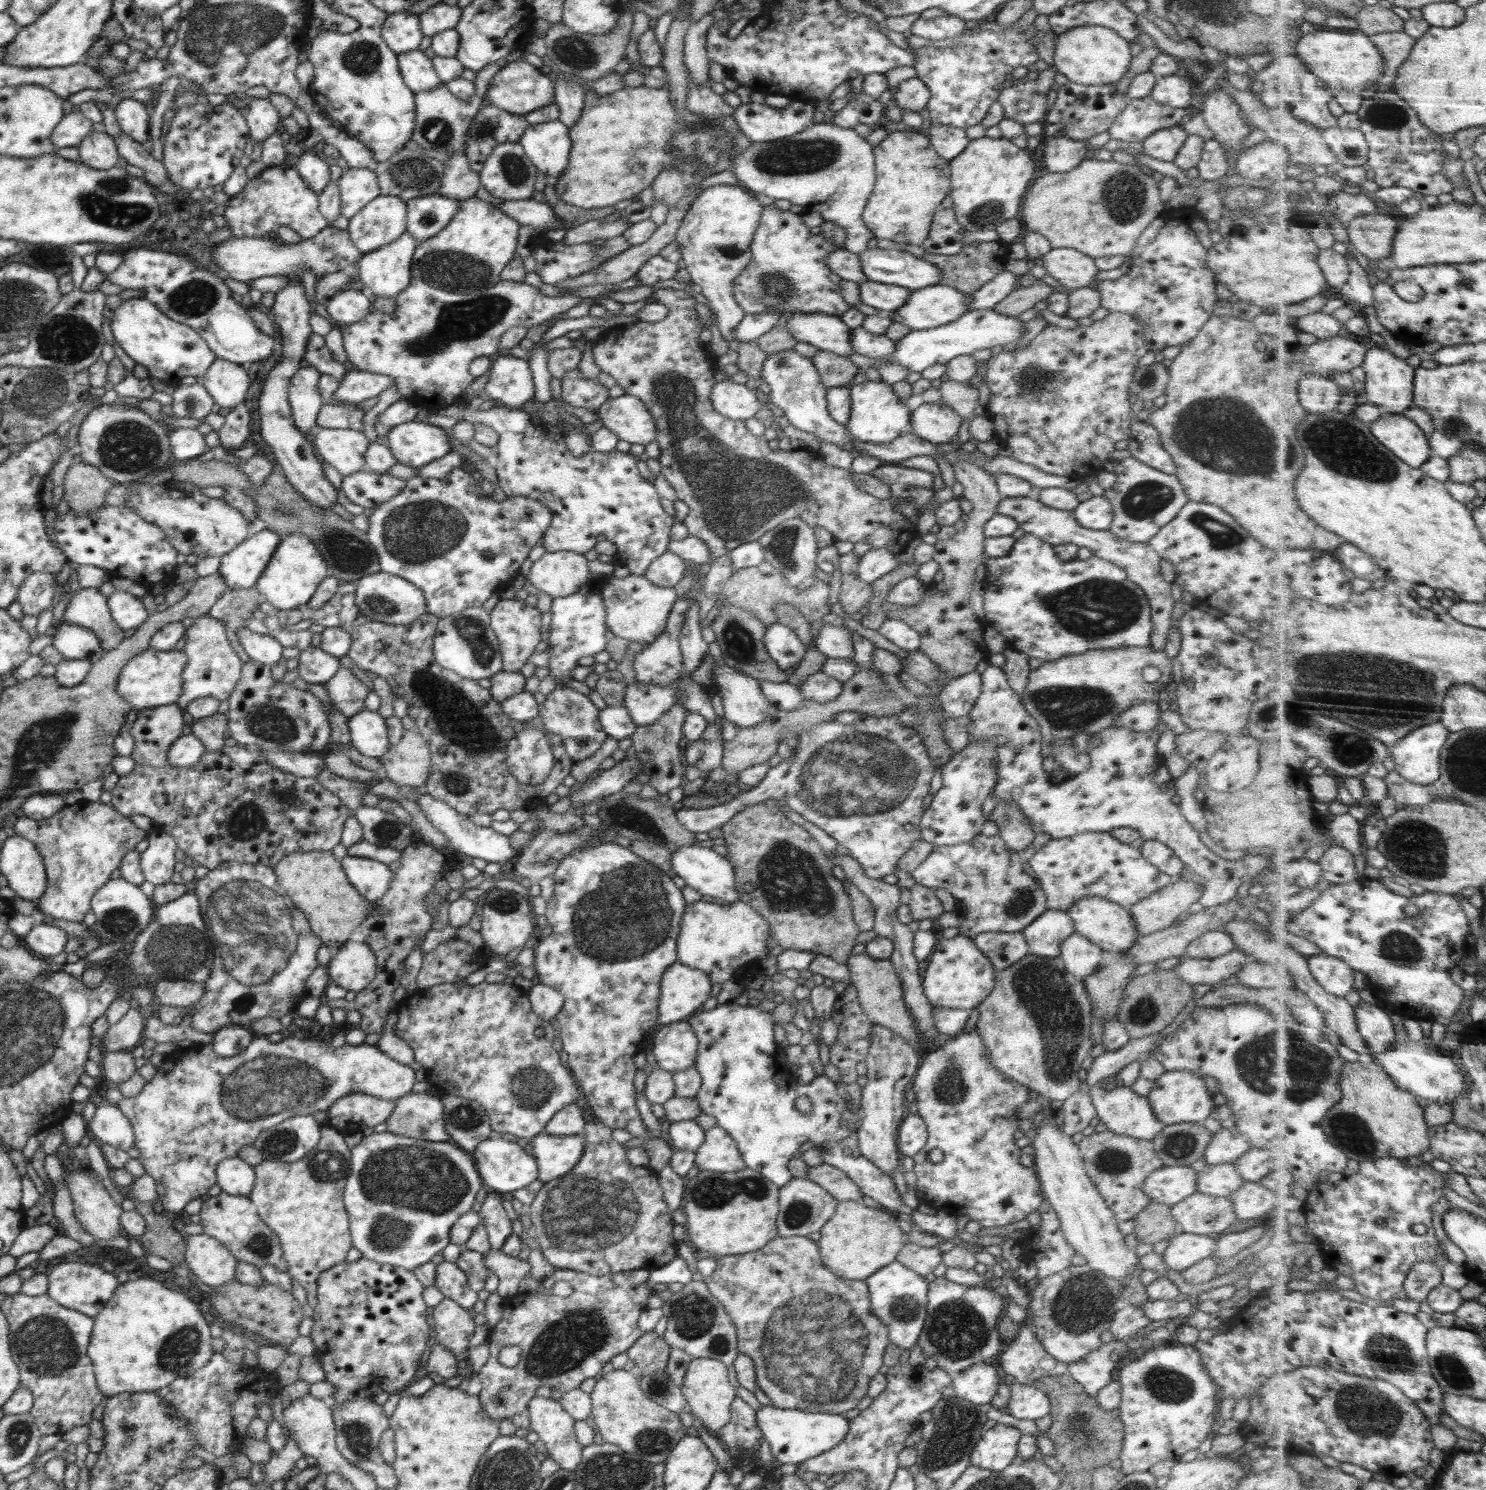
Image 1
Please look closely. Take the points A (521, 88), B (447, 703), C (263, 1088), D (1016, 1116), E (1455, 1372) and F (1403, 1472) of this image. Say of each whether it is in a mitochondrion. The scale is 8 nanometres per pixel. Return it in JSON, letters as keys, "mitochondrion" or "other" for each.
{"A":"other","B":"mitochondrion","C":"mitochondrion","D":"other","E":"mitochondrion","F":"other"}

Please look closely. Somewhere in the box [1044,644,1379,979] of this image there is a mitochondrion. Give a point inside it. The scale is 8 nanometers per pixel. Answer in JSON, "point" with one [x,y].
{"point":[1308,674]}

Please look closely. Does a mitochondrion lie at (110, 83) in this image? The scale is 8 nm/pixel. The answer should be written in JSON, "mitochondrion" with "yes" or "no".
{"mitochondrion":"no"}

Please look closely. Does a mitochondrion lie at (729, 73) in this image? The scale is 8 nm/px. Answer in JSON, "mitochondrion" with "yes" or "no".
{"mitochondrion":"no"}

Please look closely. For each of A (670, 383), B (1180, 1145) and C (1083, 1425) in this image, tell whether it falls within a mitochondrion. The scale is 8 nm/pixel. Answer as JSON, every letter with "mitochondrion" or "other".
{"A":"mitochondrion","B":"mitochondrion","C":"mitochondrion"}

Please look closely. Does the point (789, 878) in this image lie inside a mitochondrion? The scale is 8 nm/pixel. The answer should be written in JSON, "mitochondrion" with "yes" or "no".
{"mitochondrion":"yes"}

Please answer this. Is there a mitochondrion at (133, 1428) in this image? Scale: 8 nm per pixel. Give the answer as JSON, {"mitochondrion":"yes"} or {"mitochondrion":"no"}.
{"mitochondrion":"yes"}

